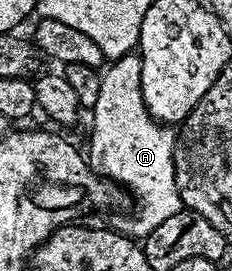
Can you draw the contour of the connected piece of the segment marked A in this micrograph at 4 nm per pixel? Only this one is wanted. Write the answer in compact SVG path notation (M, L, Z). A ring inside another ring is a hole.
M128 54L126 56L120 56L112 59L110 63L106 65L105 71L101 76L100 94L98 95L97 104L93 109L93 115L91 117L93 117L91 120L91 156L89 152L89 163L91 167L99 173L100 177L106 178L108 181L114 182L116 185L118 185L117 183L124 184L124 186L127 187L133 195L135 195L135 200L139 203L139 220L121 221L120 224L117 224L118 231L122 232L123 235L132 238L145 238L150 234L150 232L157 230L157 226L161 222L165 222L165 218L169 218L173 214L177 214L181 211L183 208L183 199L179 197L179 191L175 185L175 141L177 136L170 127L158 123L147 113L147 107L145 106L143 95L141 94L141 62L139 61L138 55Z

